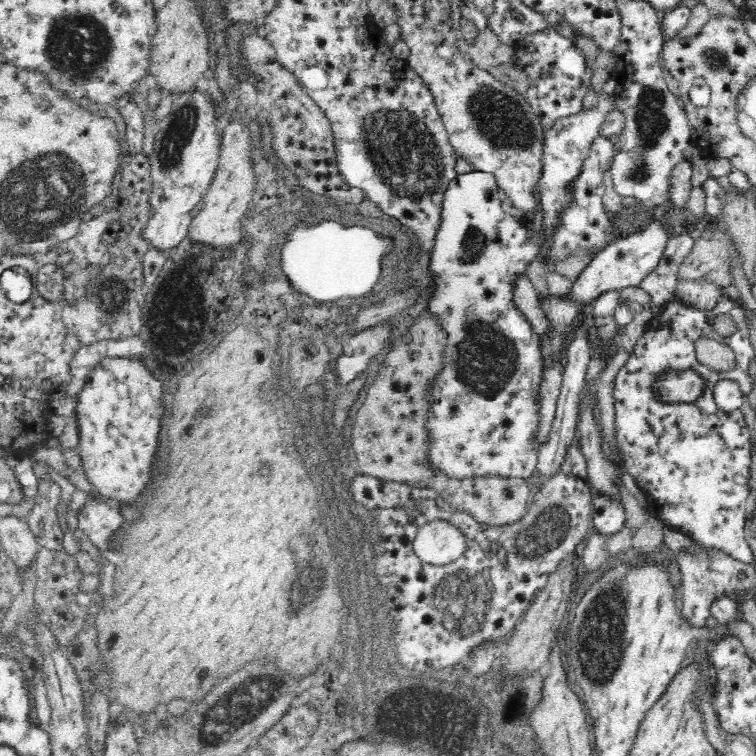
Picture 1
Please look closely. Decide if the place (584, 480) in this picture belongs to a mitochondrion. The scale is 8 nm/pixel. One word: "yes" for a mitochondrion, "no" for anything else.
no

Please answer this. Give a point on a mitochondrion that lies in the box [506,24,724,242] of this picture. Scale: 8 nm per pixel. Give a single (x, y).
(652, 117)

